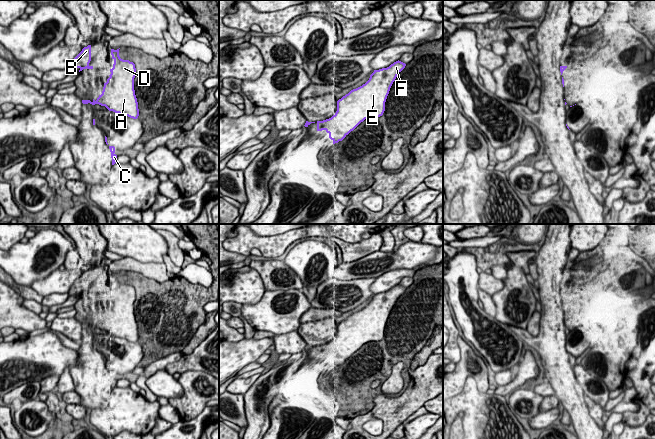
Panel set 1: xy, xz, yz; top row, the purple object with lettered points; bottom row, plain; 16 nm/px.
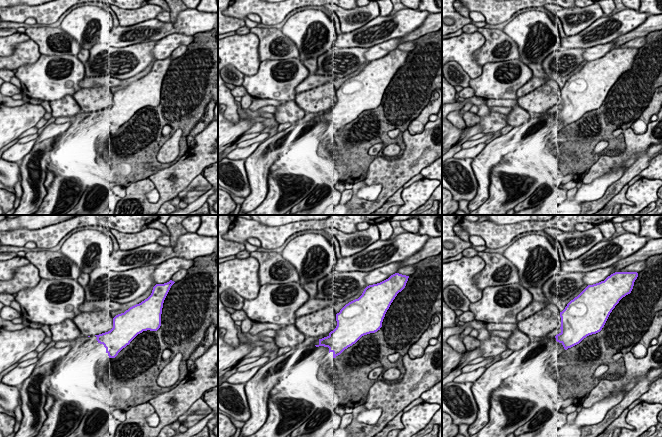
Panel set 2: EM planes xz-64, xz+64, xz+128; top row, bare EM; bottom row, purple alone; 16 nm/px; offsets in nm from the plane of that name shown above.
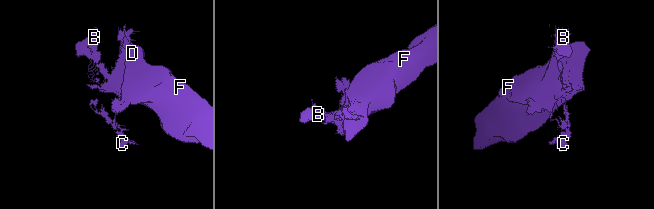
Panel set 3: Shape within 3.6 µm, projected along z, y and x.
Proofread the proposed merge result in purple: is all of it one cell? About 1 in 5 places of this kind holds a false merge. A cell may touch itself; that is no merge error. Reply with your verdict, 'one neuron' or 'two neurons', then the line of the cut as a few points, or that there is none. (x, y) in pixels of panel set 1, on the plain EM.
one neuron; no cut

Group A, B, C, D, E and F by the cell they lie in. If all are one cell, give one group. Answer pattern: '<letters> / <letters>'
A B C D E F

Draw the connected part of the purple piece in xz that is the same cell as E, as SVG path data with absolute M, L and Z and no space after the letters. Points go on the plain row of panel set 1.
M398 284L387 292L374 294L365 308L337 325L337 335L331 342L316 346L317 355L325 354L335 368L365 343L382 340L390 312L405 290Z

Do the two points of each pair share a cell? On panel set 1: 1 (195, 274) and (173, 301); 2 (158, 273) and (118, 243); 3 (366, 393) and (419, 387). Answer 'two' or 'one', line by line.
1: two
2: two
3: two

